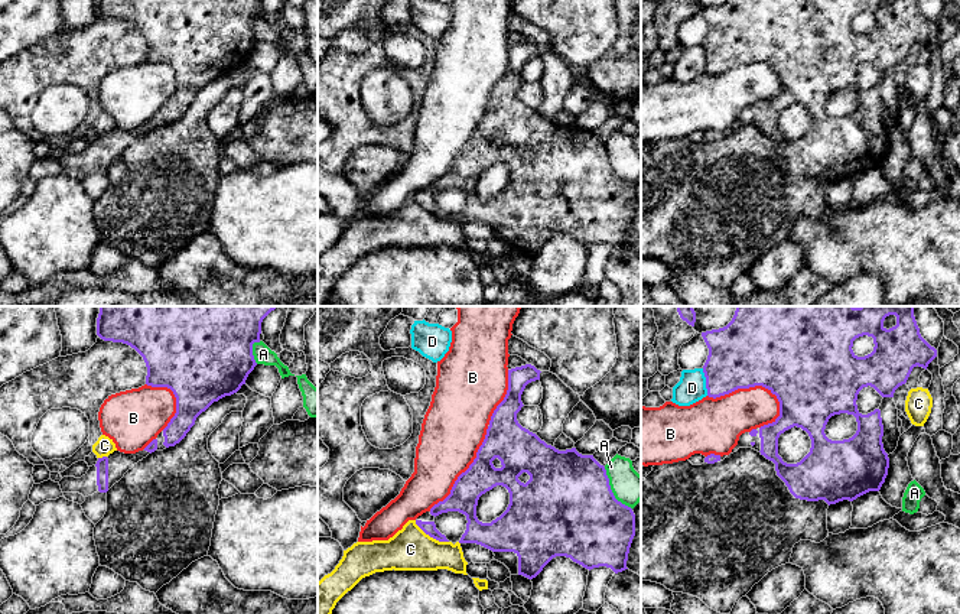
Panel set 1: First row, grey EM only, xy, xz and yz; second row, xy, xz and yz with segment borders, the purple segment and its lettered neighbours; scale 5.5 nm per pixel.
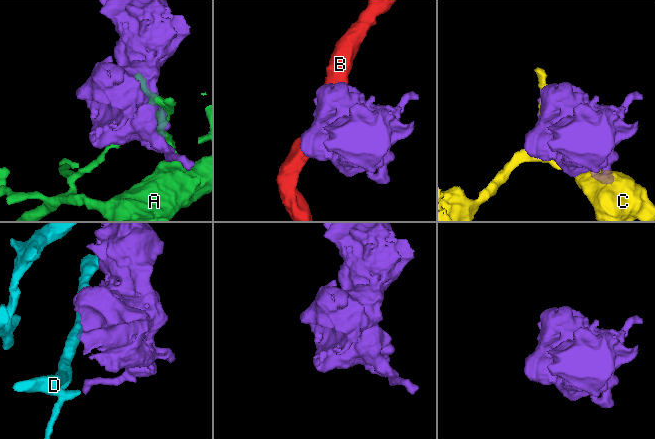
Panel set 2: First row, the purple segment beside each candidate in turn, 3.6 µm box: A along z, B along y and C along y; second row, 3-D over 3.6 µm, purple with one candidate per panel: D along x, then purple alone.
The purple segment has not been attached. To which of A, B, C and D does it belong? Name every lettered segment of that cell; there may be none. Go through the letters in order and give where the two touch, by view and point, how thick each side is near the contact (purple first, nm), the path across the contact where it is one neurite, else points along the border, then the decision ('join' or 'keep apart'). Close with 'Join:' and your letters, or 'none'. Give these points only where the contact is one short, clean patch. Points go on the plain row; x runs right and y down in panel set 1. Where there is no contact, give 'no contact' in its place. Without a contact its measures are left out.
A: xz (611, 166) | 500/190 nm | keep apart
B: yz (751, 62) | 400/260 nm | keep apart
C: xz (430, 213) | 80/240 nm | keep apart
D: yz (706, 58) | 360/160 nm | keep apart
Join: none

